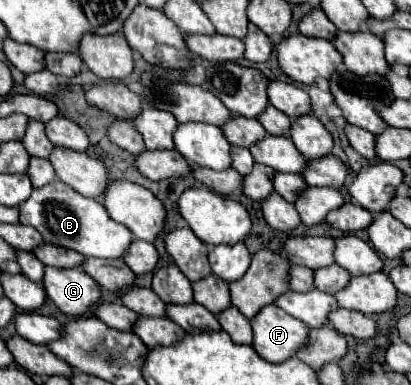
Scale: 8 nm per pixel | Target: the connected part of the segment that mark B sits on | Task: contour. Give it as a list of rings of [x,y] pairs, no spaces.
[[[59,179],[41,189],[33,189],[27,203],[19,207],[19,213],[21,225],[35,227],[47,243],[73,249],[85,257],[121,259],[127,255],[133,243],[133,233],[125,225],[113,221],[103,203],[83,197]]]

